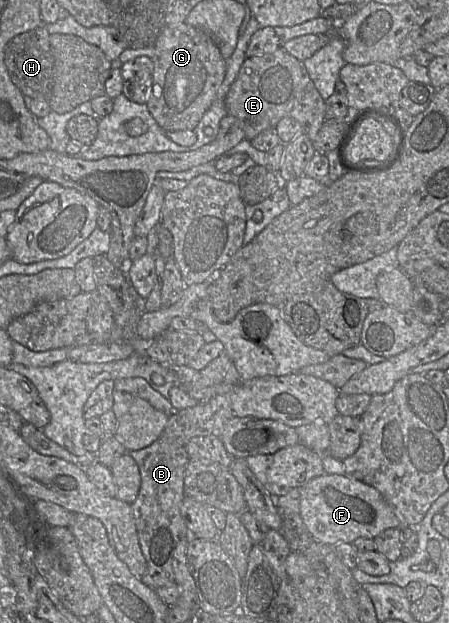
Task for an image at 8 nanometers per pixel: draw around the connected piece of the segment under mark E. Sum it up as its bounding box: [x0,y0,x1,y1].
[225,47,325,142]

